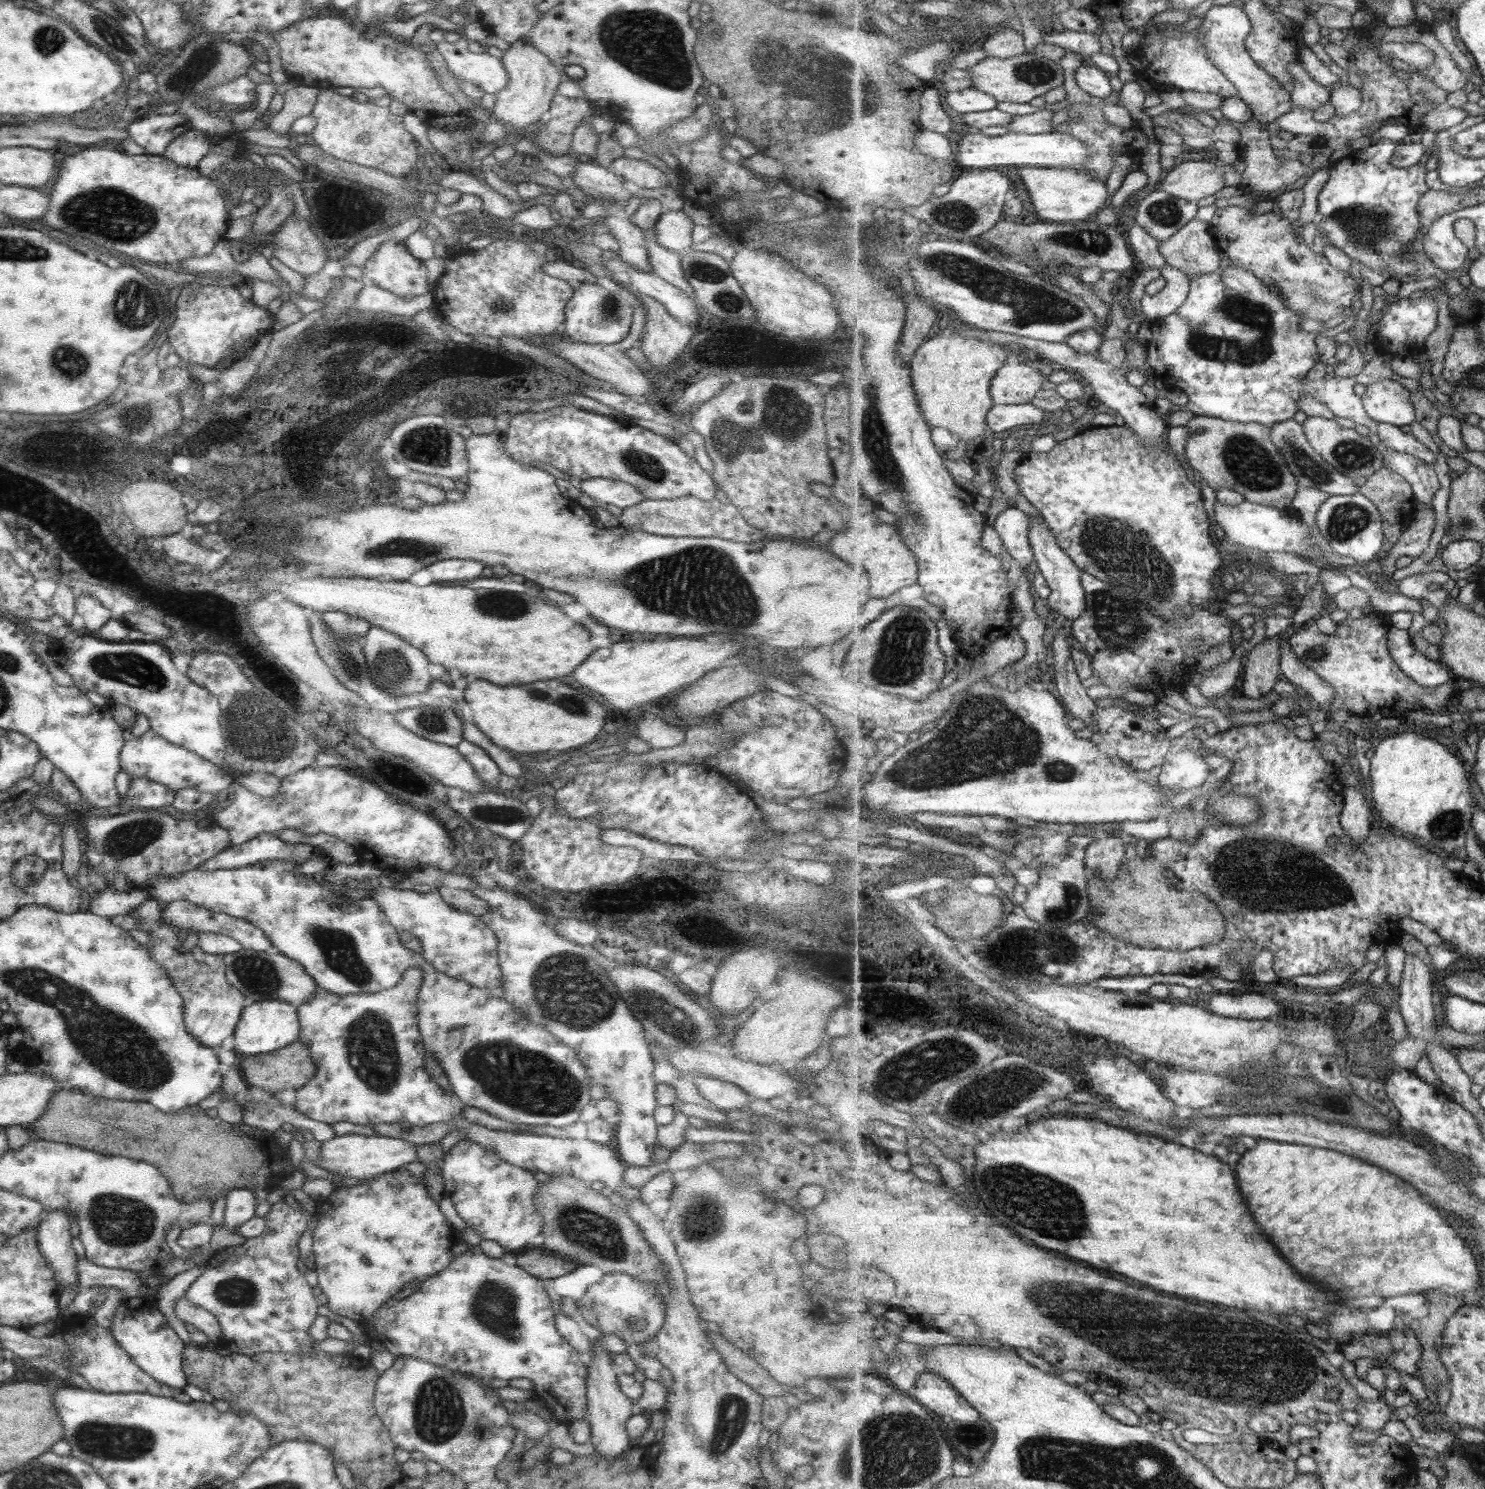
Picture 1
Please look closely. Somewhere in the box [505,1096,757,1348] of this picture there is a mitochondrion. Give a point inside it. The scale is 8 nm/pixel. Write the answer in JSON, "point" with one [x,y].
{"point":[598,1236]}

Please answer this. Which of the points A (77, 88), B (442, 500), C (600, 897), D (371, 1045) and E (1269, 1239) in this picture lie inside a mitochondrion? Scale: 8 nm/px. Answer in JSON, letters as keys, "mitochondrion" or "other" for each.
{"A":"other","B":"other","C":"other","D":"mitochondrion","E":"other"}

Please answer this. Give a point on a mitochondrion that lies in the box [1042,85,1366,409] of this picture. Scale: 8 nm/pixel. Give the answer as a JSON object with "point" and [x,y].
{"point":[1241,307]}

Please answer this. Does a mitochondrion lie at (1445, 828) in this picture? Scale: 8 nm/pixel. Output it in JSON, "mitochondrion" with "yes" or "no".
{"mitochondrion":"yes"}

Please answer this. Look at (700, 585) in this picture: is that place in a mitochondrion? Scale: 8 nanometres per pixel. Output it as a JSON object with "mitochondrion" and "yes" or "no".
{"mitochondrion":"yes"}

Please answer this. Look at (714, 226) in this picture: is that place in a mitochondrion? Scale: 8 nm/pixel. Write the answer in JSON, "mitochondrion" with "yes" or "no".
{"mitochondrion":"no"}

